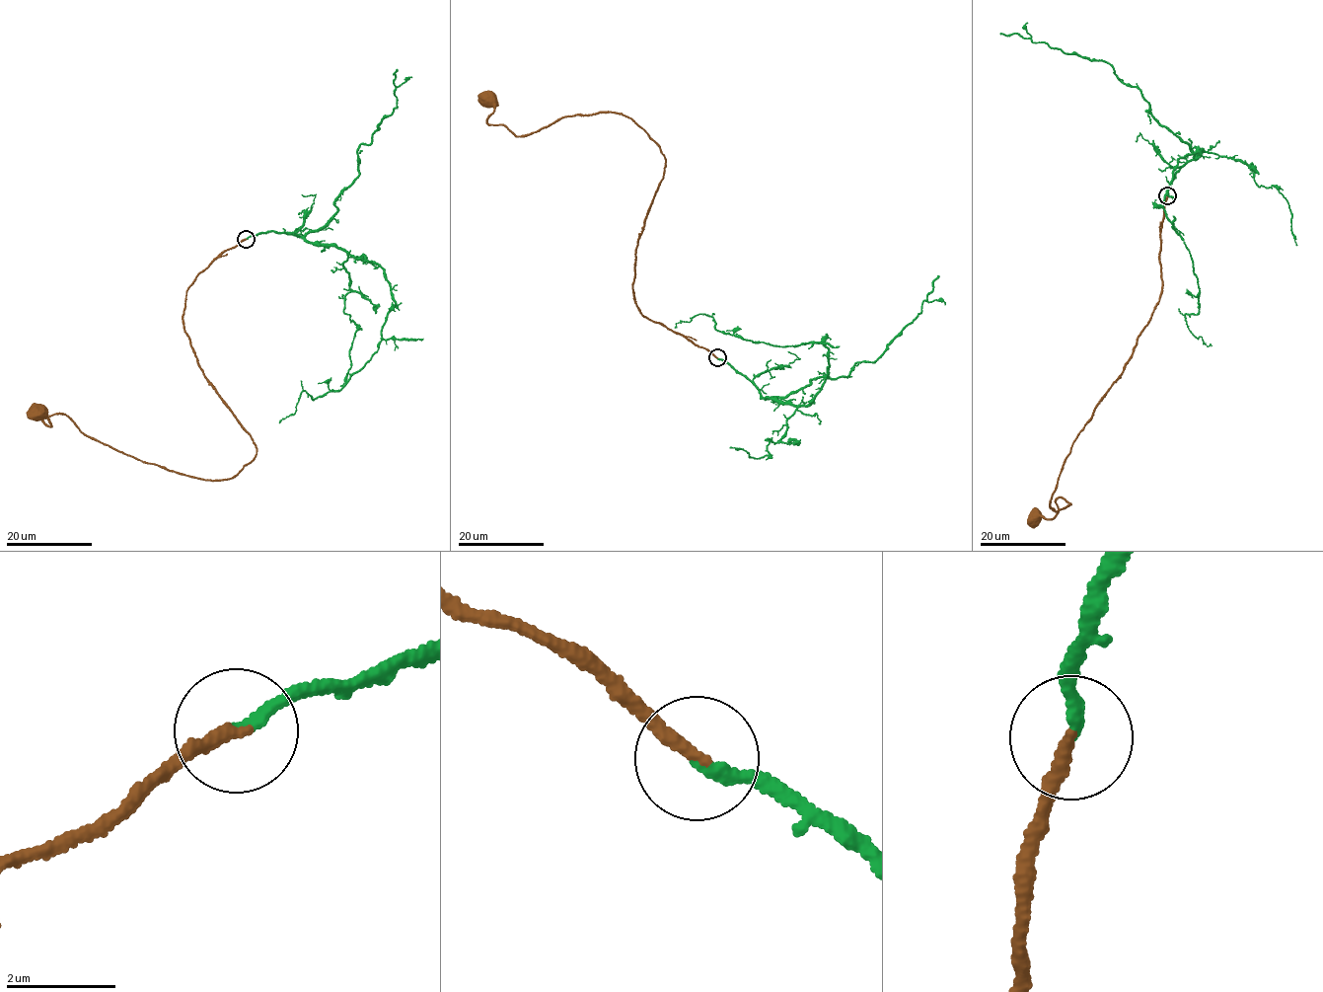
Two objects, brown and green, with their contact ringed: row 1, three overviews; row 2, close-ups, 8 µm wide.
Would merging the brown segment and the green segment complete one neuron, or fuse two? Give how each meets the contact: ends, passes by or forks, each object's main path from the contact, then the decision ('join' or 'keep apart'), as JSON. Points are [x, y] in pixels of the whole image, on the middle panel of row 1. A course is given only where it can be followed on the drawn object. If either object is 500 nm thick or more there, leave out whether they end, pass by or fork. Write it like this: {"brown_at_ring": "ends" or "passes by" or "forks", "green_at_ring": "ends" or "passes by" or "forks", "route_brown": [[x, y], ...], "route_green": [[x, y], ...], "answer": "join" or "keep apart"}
{"brown_at_ring": "ends", "green_at_ring": "ends", "route_brown": [[716, 357], [645, 317], [633, 297], [660, 148], [615, 113], [518, 136], [487, 122], [488, 100]], "route_green": [[716, 357], [764, 398], [803, 407], [829, 376], [829, 348], [814, 341], [744, 340], [702, 313], [676, 327]], "answer": "join"}

